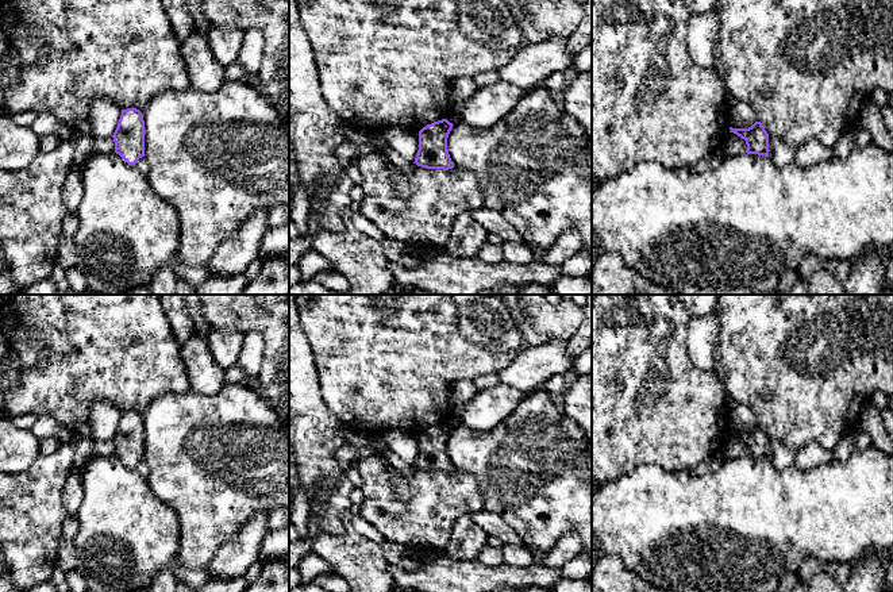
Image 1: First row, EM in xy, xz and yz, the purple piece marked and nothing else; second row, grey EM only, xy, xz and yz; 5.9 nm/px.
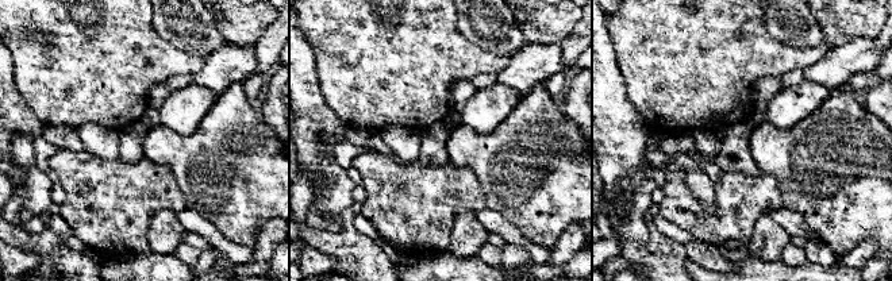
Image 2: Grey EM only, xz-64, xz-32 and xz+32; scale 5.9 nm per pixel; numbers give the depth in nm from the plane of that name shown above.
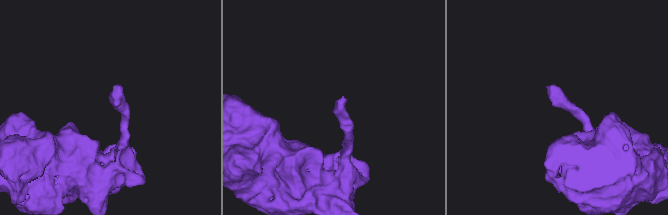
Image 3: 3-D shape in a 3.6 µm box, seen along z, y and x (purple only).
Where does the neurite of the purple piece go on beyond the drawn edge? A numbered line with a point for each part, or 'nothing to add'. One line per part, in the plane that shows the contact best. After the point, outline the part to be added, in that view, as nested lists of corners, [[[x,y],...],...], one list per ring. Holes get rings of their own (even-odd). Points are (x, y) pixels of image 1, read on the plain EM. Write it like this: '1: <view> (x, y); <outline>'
nothing to add

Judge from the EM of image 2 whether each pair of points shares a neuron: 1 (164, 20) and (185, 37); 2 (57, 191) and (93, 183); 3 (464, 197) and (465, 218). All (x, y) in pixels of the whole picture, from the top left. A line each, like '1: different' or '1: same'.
1: same
2: different
3: different

